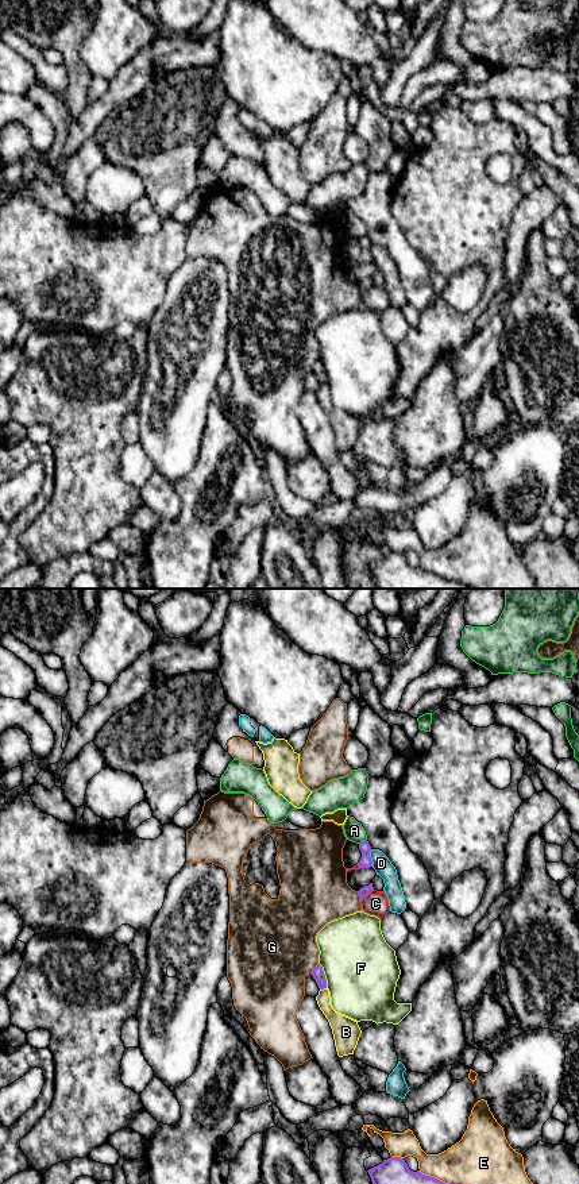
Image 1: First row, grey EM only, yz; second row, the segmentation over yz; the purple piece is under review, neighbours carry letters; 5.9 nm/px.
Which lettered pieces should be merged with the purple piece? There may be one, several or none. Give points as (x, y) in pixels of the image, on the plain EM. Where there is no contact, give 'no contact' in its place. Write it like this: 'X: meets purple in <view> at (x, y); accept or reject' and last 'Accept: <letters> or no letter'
A: meets purple in yz at (362, 236); reject
B: meets purple in yz at (323, 384); reject
C: meets purple in yz at (366, 290); reject
D: meets purple in yz at (370, 253); reject
E: meets purple in yz at (444, 578); reject
F: meets purple in yz at (324, 370); reject
G: meets purple in yz at (359, 290); reject
Accept: no letter

